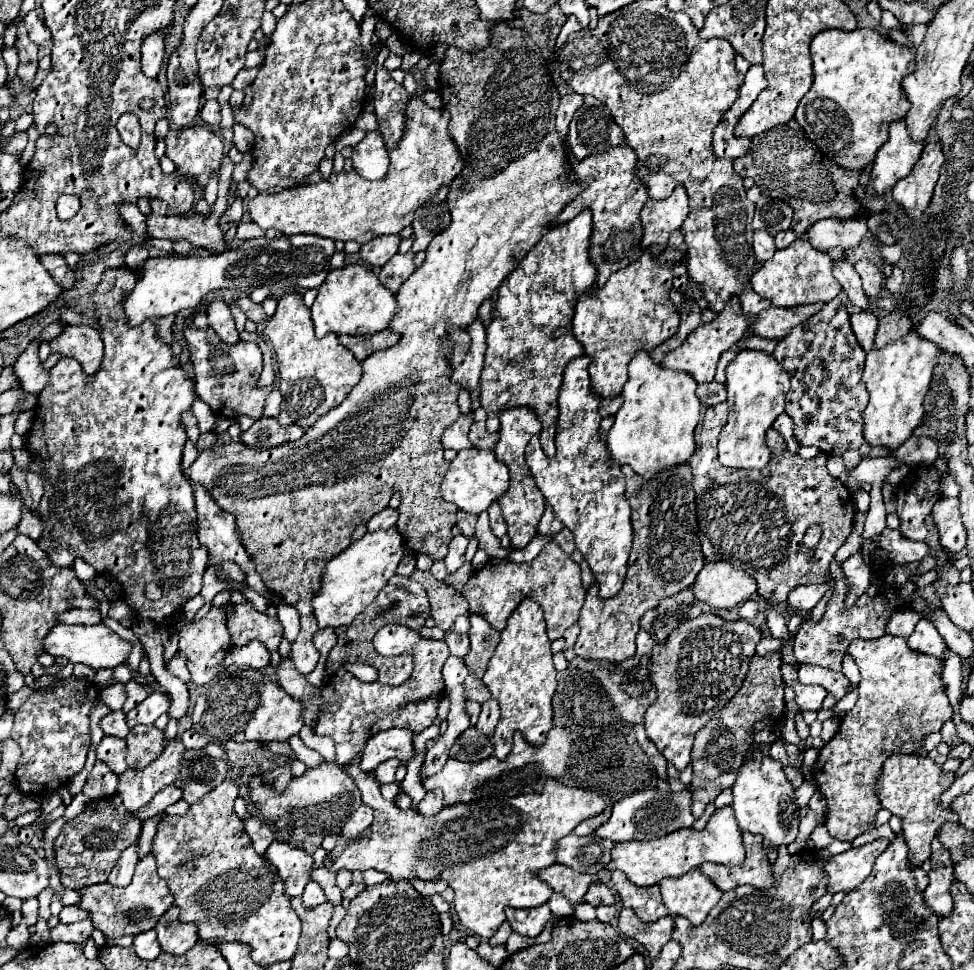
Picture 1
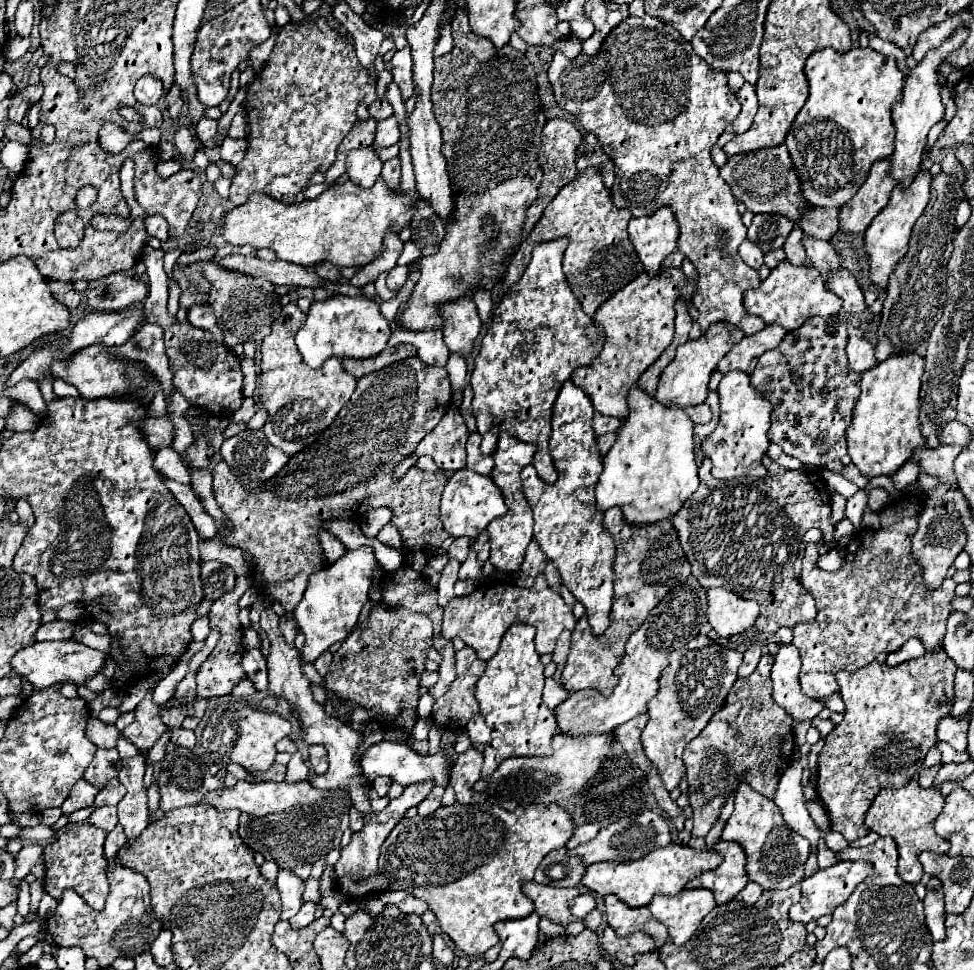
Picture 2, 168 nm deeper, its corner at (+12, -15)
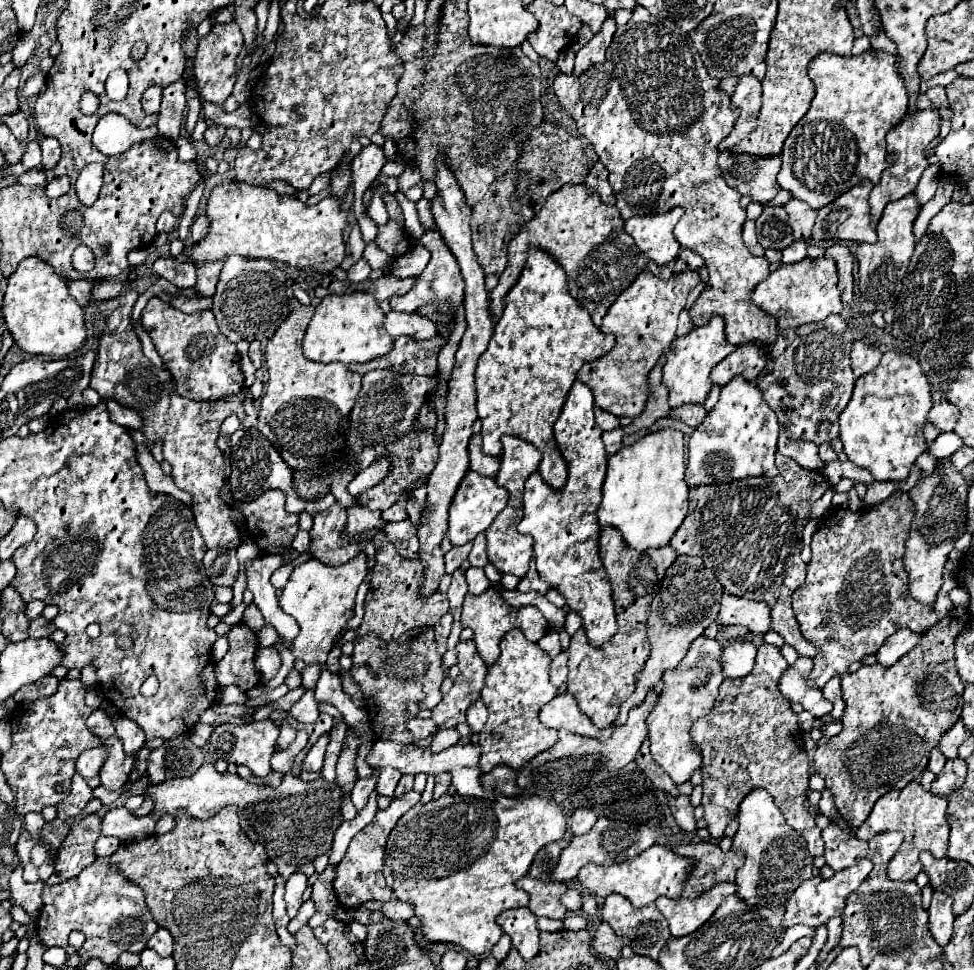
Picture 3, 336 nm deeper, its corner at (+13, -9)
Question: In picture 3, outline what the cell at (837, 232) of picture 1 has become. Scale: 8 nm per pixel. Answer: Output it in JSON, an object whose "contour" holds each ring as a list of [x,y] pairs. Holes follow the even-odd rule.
{"contour":[[[793,241],[789,247],[783,249],[783,263],[797,263],[807,257],[807,243],[805,241]]]}

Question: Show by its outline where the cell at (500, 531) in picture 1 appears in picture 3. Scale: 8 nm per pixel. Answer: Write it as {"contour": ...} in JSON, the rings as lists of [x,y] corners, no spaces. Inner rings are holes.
{"contour":[[[479,533],[473,541],[473,549],[469,553],[469,563],[473,567],[483,567],[487,563],[487,551],[485,551],[485,533]]]}

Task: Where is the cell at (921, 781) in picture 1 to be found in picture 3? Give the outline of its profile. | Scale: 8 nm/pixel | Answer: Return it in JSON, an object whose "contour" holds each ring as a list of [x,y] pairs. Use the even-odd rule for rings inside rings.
{"contour":[[[913,781],[903,789],[893,789],[879,797],[875,803],[871,815],[867,821],[855,831],[857,839],[871,839],[873,835],[881,831],[901,831],[905,835],[903,849],[899,849],[893,859],[887,865],[887,875],[891,879],[899,881],[913,881],[917,873],[921,871],[919,863],[919,853],[921,851],[931,851],[935,857],[945,857],[947,855],[947,839],[949,839],[949,825],[945,821],[945,809],[947,809],[947,799],[941,795],[933,795],[921,787],[921,783]]]}

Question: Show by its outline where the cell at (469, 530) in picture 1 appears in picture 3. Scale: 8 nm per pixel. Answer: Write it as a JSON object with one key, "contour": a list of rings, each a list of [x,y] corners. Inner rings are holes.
{"contour":[[[459,545],[459,547],[453,547],[449,553],[445,553],[445,571],[447,573],[453,573],[455,569],[461,567],[461,563],[467,559],[471,551],[471,545]]]}

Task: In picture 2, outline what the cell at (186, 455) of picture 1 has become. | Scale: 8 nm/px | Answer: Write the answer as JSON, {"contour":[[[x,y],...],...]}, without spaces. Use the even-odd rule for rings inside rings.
{"contour":[[[164,447],[164,449],[160,449],[160,451],[156,453],[156,457],[154,457],[154,467],[156,467],[158,471],[162,471],[162,475],[168,477],[168,479],[190,483],[188,469],[184,467],[180,455],[178,455],[172,447]]]}

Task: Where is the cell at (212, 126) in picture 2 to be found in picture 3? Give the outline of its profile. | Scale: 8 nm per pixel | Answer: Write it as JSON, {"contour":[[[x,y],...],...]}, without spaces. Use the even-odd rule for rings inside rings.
{"contour":[[[209,125],[205,131],[205,141],[207,141],[207,145],[217,145],[223,135],[225,135],[223,125]]]}

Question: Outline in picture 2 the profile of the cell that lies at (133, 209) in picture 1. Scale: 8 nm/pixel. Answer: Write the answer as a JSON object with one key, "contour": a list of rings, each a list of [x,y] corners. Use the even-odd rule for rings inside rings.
{"contour":[[[146,245],[144,247],[144,265],[146,265],[146,275],[150,279],[150,295],[144,299],[144,317],[148,319],[148,323],[154,323],[154,325],[164,329],[164,345],[166,345],[166,355],[170,359],[172,373],[174,373],[174,387],[188,399],[188,403],[198,405],[198,407],[210,407],[210,403],[218,403],[220,413],[230,415],[242,403],[242,369],[240,369],[240,361],[236,359],[232,349],[222,345],[222,343],[218,343],[210,331],[198,329],[198,327],[194,327],[190,323],[178,323],[176,315],[168,313],[168,309],[166,309],[168,275],[164,271],[162,263],[164,263],[164,251],[162,249],[152,249],[152,247]]]}

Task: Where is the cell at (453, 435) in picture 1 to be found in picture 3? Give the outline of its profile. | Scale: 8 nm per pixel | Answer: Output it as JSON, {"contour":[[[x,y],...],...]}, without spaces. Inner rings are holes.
{"contour":[[[381,457],[371,467],[363,469],[359,475],[355,475],[355,479],[349,483],[347,491],[353,497],[357,497],[357,495],[365,493],[367,489],[375,487],[375,483],[381,483],[387,475],[391,475],[391,463],[389,463],[389,457],[385,457],[385,459]]]}

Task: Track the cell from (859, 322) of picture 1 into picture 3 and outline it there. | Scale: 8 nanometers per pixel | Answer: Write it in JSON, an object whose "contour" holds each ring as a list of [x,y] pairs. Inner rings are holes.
{"contour":[[[855,341],[851,347],[851,369],[853,369],[855,377],[871,373],[879,365],[881,355],[883,355],[881,349],[867,345],[863,341]]]}

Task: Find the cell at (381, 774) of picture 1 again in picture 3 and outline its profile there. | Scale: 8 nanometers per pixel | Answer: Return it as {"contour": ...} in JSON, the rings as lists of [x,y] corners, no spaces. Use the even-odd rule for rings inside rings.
{"contour":[[[383,769],[379,773],[379,779],[377,779],[377,791],[379,795],[393,795],[397,783],[401,779],[401,773],[395,773],[395,769]]]}

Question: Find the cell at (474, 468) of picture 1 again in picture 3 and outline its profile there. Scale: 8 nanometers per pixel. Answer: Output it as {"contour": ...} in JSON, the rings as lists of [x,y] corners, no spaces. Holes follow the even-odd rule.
{"contour":[[[467,471],[449,505],[449,531],[447,531],[449,541],[453,545],[463,545],[467,541],[473,541],[475,535],[485,531],[493,523],[497,513],[507,507],[507,499],[509,499],[507,489],[499,487],[493,477],[483,477],[475,471]]]}

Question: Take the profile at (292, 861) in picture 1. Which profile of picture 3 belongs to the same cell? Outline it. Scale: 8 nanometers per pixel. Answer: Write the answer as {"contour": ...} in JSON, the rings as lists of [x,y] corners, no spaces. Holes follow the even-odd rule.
{"contour":[[[293,873],[285,883],[285,901],[287,901],[287,915],[295,917],[297,909],[303,903],[303,891],[307,889],[307,877],[303,873]]]}

